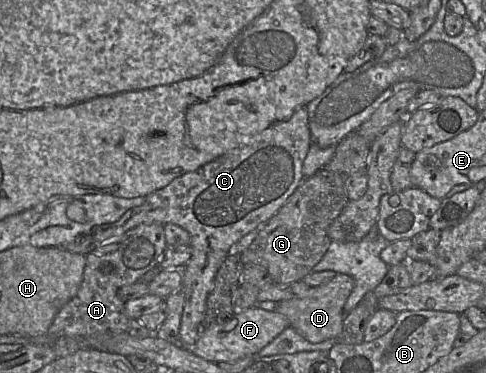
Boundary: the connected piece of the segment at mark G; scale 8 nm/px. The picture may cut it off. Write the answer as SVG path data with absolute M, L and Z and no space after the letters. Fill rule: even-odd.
M312 142L303 162L304 179L278 212L250 237L249 245L240 253L244 265L265 267L273 283L277 284L302 280L312 272L313 267L322 259L330 246L331 240L327 234L330 224L340 215L349 201L343 184L345 176L323 169L331 161L333 154L334 147L322 148Z

